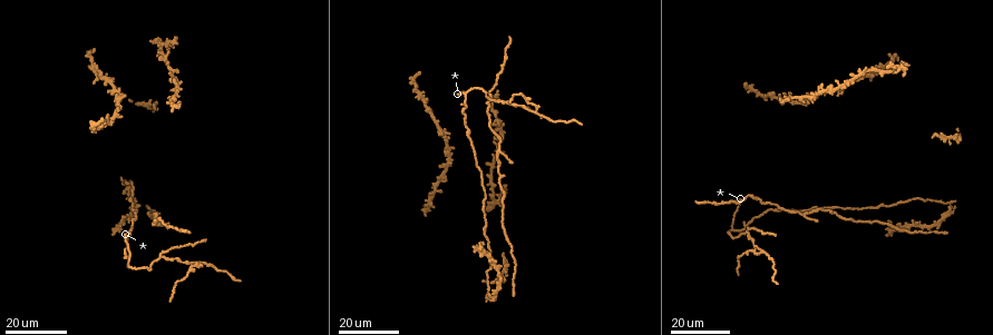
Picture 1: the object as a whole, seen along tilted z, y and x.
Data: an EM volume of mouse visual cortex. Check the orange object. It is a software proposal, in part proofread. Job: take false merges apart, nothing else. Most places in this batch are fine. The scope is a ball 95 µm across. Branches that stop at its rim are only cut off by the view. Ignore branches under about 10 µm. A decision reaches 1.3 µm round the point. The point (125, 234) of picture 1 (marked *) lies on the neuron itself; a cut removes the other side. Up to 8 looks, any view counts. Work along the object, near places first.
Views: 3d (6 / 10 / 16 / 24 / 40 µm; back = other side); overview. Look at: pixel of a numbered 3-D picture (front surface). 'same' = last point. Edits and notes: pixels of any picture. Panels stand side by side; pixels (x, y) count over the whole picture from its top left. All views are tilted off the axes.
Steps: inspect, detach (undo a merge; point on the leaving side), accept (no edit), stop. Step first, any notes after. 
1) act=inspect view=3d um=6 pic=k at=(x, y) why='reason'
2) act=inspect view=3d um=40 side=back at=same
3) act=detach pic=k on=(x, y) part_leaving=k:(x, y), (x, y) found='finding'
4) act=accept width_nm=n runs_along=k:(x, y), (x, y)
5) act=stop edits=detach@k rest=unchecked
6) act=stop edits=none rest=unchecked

act=inspect view=3d um=24 pic=1 at=(128, 266) why='arms part here'

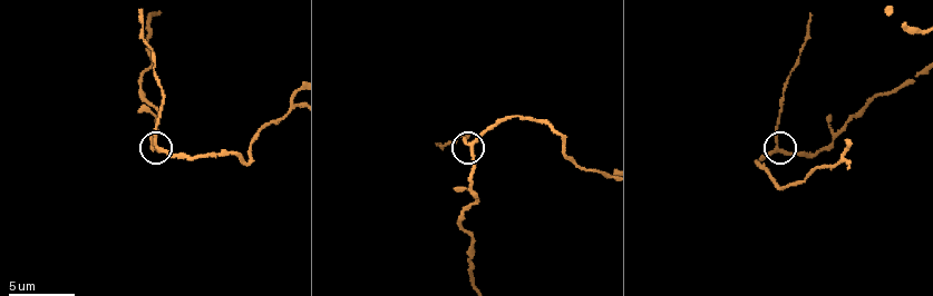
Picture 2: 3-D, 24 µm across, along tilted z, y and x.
act=inspect view=3d um=6 pic=2 at=(474, 145)

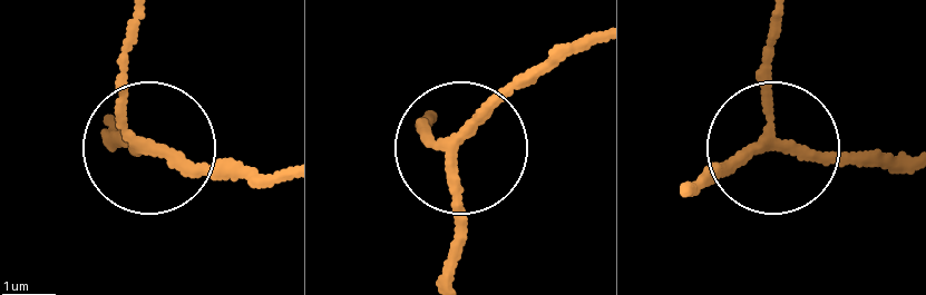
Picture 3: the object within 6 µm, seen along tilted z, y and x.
act=accept width_nm=190 runs_along=3:(434, 117), (427, 138), (459, 141), (561, 45) found='continuous, no second neuron'

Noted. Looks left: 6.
act=inspect view=3d um=10 pic=2 at=(293, 104) why='three arms meet'

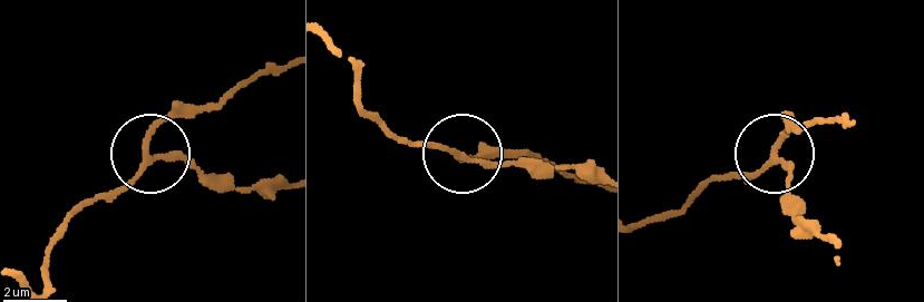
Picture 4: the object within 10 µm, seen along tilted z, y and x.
act=accept arms=3 runs_along=4:(15, 276), (46, 285), (69, 218), (201, 109) found='continuous, no second neuron'

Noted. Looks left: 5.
act=inspect view=3d um=16 pic=1 at=(503, 214) why='narrows sharply'

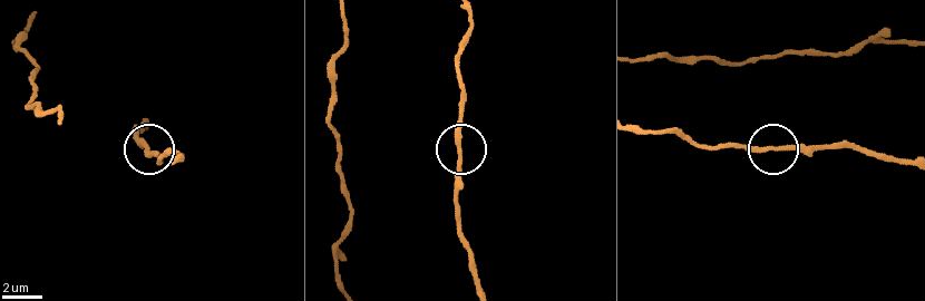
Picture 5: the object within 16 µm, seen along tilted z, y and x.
act=inspect view=3d um=6 pic=5 at=(776, 150)

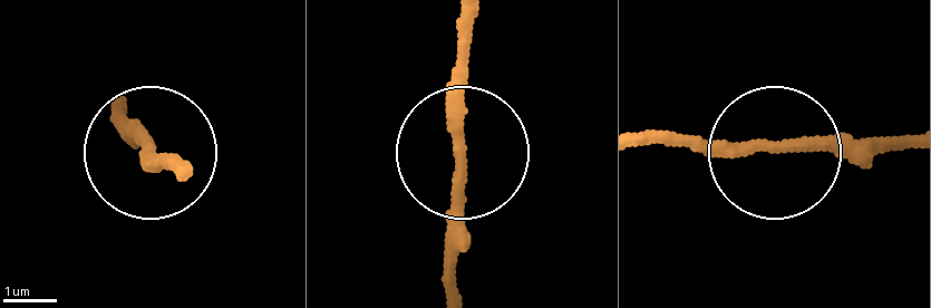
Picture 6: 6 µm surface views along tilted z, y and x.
act=accept runs_along=6:(455, 287), (462, 18) found='one neuron here'

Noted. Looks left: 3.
act=inspect view=3d um=24 pic=1 at=(489, 95)

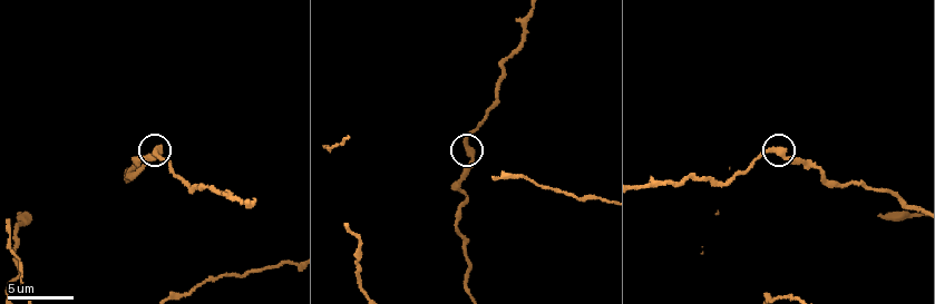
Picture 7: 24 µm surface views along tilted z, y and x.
act=inspect view=3d um=6 pic=7 at=(780, 150)

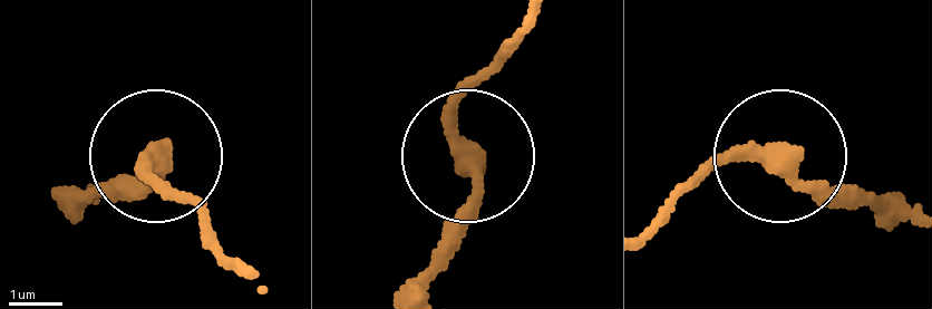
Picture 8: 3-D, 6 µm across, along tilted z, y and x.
act=inspect view=3d um=6 side=back pic=8 at=(470, 160)

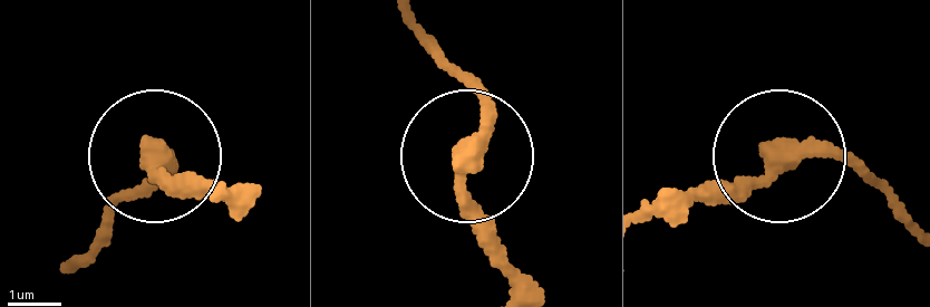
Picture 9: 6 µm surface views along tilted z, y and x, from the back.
act=accept runs_along=9:(647, 210), (736, 194), (800, 154), (852, 155), (895, 192) found='continuous, no second neuron'

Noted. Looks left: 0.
act=stop edits=none rest=unchecked

